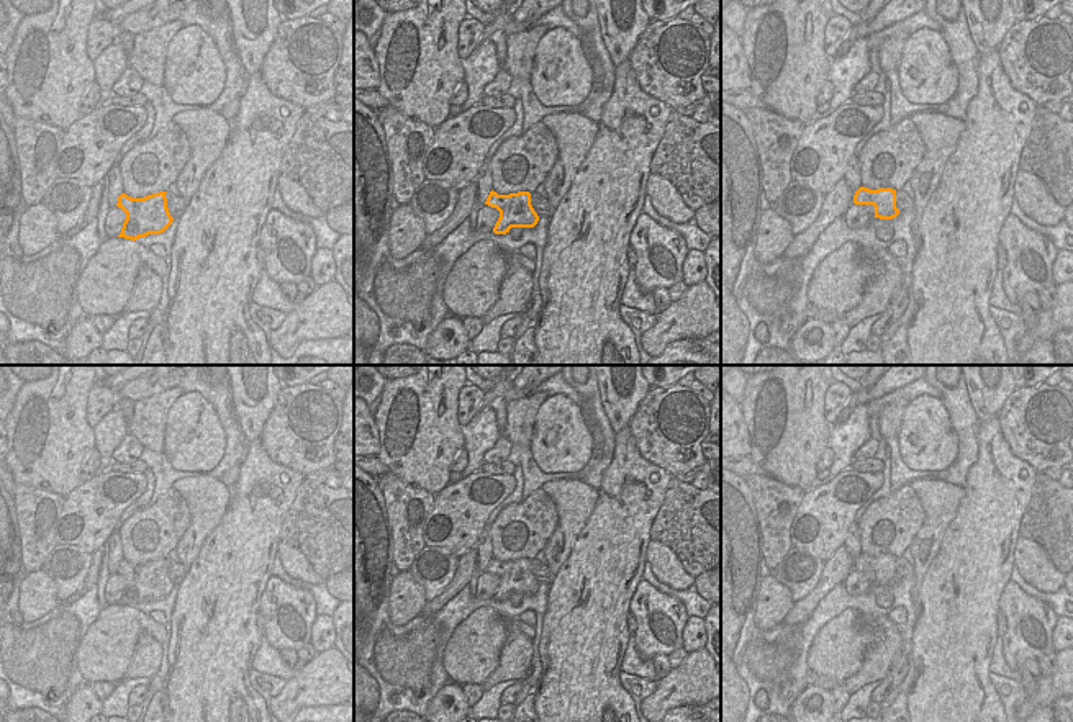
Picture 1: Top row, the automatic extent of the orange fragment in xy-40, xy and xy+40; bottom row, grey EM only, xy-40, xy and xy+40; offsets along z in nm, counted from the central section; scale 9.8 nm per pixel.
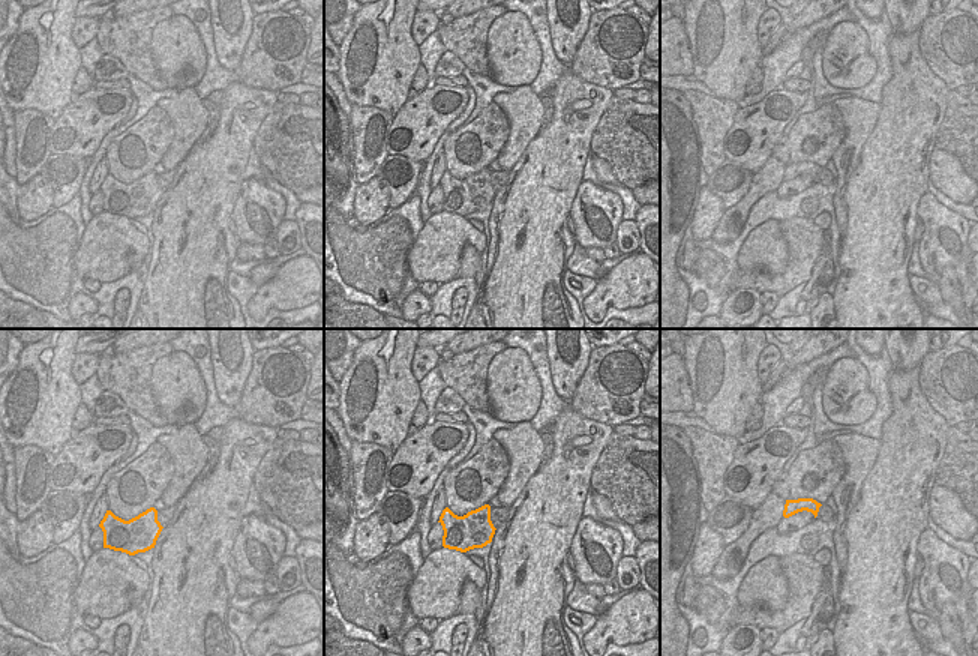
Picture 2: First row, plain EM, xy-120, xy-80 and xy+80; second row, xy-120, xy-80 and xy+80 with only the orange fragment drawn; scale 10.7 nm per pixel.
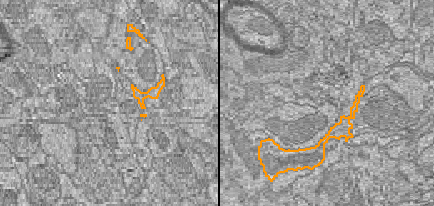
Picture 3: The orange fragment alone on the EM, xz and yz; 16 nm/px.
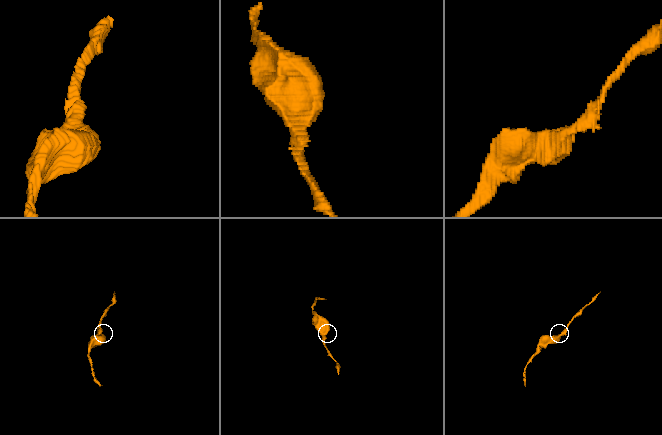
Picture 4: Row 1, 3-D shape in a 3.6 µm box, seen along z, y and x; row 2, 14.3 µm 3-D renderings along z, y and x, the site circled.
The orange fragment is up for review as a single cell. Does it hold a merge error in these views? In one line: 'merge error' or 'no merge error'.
no merge error

